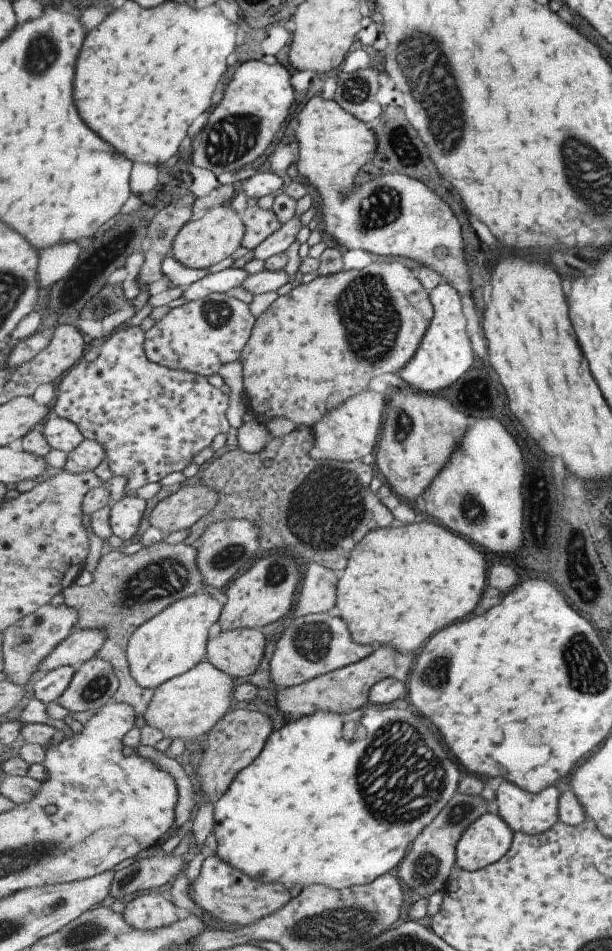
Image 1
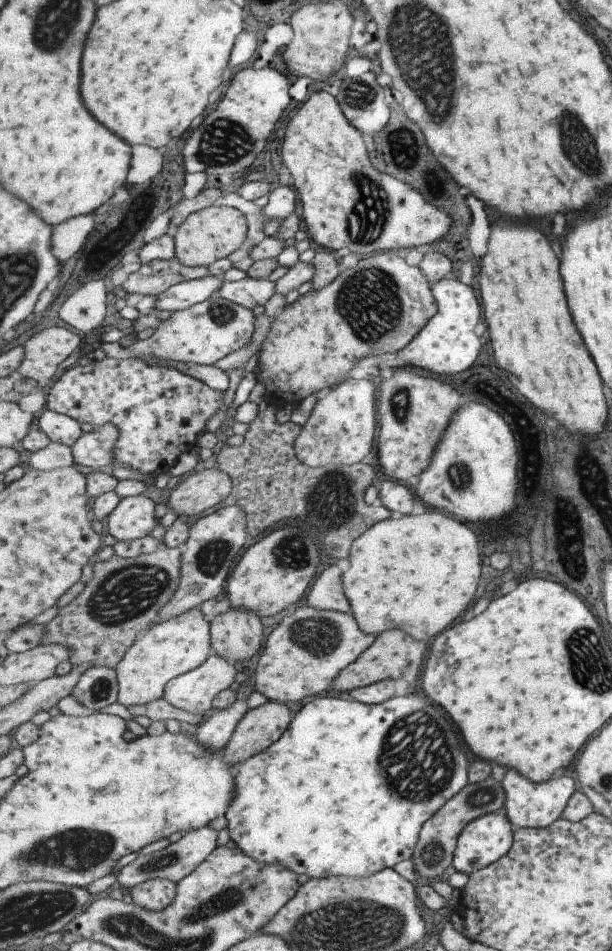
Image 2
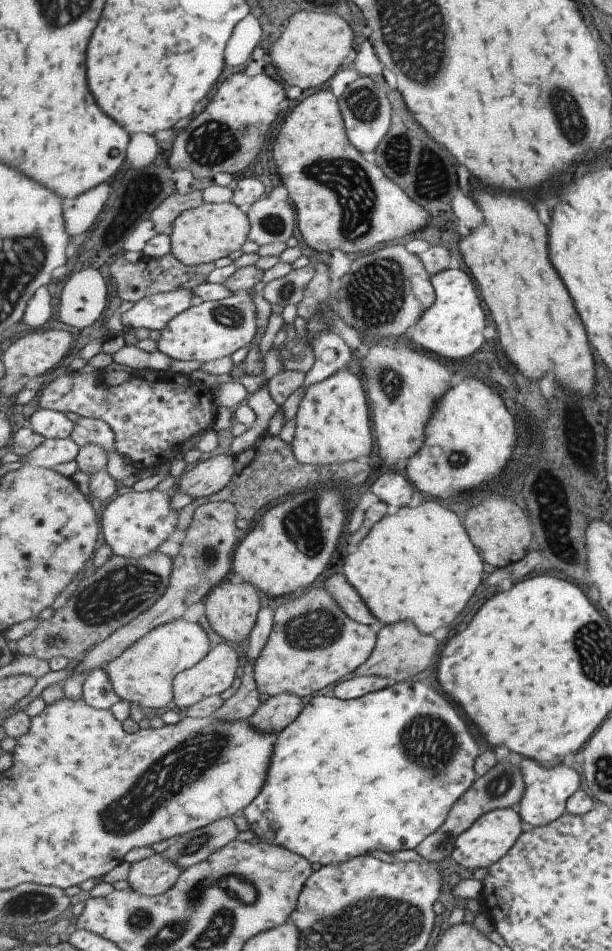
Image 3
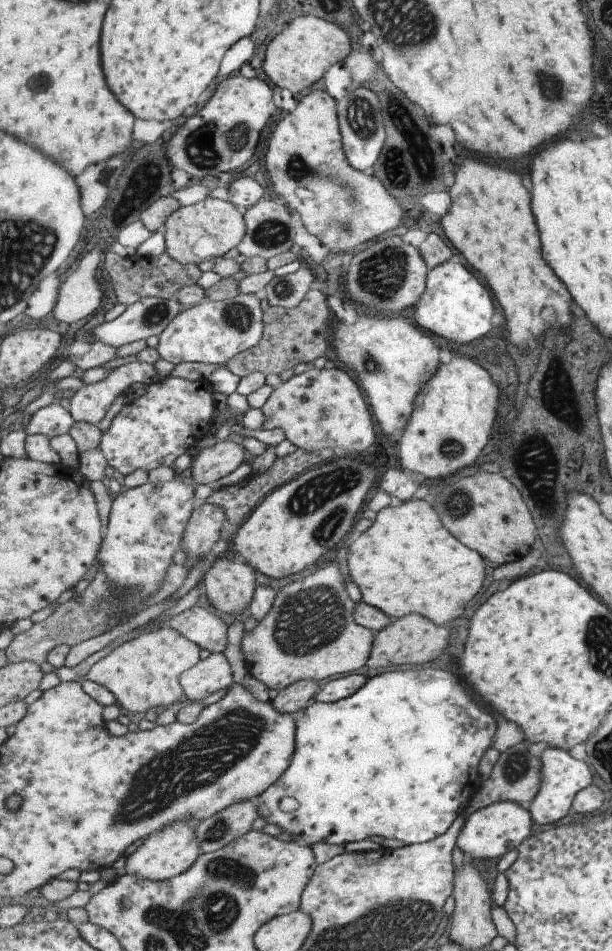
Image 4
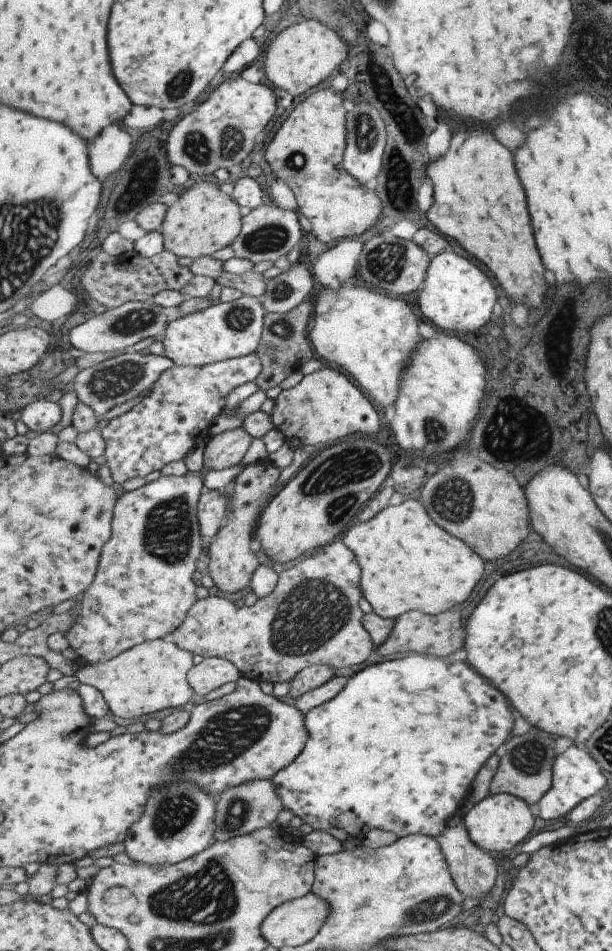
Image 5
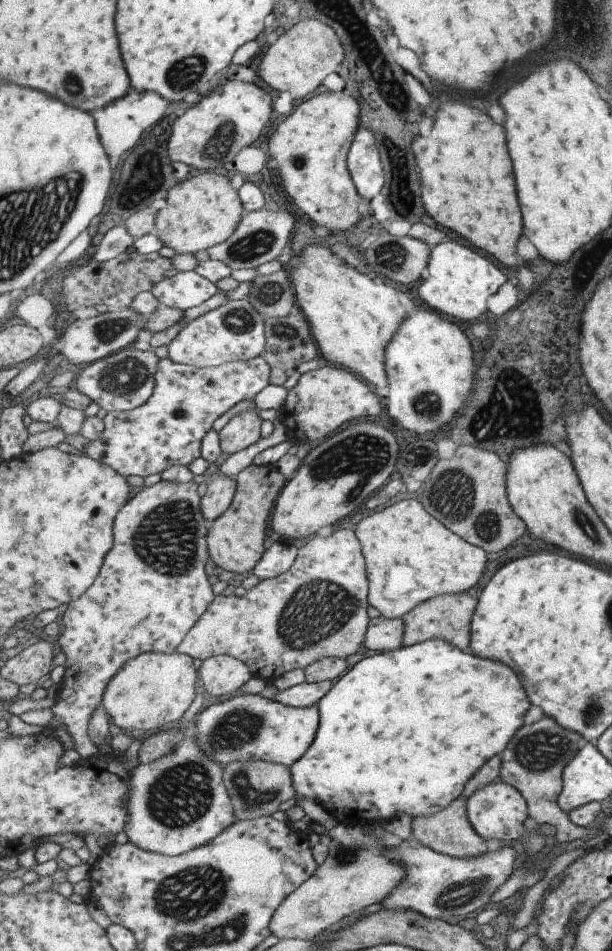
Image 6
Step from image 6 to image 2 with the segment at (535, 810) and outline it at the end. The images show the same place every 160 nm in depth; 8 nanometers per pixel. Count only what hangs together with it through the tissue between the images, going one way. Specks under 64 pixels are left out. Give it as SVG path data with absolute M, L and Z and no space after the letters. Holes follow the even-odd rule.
M488 778L480 783L471 784L465 787L455 798L452 798L432 820L428 820L421 829L420 842L411 858L413 868L430 881L443 876L443 872L448 871L449 866L453 866L458 847L458 840L464 832L464 828L470 822L479 817L505 812L506 792L502 782L495 782L493 778Z

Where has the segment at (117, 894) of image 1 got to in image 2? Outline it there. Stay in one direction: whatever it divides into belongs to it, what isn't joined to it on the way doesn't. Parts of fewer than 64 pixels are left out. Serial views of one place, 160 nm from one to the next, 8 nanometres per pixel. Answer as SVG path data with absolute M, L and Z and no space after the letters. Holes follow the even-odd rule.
M201 827L196 831L188 832L167 848L137 857L132 863L125 865L121 869L118 874L118 882L128 891L153 879L167 879L178 883L180 880L187 878L192 872L195 872L196 867L204 863L216 848L217 832L211 828Z

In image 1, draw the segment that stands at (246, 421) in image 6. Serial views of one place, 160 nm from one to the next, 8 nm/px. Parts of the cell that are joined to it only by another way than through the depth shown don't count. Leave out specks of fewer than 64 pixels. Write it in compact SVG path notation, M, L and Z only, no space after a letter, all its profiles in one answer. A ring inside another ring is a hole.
M202 482L187 486L159 501L150 512L148 522L164 536L187 530L217 508L218 493Z

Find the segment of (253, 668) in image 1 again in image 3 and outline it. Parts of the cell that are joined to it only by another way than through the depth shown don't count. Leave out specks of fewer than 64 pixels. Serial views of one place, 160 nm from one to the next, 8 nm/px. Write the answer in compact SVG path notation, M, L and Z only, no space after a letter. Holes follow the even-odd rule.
M233 576L211 592L209 600L206 600L205 615L211 630L224 638L225 642L243 642L245 638L251 638L251 631L256 627L261 609L259 591L241 577L235 580Z

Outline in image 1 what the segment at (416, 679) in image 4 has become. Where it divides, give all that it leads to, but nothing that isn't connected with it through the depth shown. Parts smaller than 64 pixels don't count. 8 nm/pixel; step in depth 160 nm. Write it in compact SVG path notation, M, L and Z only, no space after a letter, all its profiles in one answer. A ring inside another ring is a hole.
M363 707L343 716L331 711L317 711L294 723L287 723L273 732L257 760L254 760L253 764L237 775L229 790L214 804L214 836L216 838L214 853L227 864L263 885L282 884L288 889L293 886L305 888L317 884L325 884L332 889L360 887L377 880L385 873L395 872L401 861L408 855L416 838L437 818L437 815L448 806L455 796L455 792L459 788L459 780L461 780L459 766L451 758L451 750L443 748L443 738L437 732L437 728L429 720L415 716L409 708L407 710L401 710L401 708L371 710L371 708Z

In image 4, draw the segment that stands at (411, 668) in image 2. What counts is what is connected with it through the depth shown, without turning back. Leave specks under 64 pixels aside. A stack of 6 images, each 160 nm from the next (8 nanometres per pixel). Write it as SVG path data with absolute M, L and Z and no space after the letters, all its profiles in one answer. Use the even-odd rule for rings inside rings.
M412 613L395 619L392 624L376 634L373 644L372 655L369 658L370 668L391 668L391 666L413 666L413 664L427 664L437 660L451 642L451 631L453 628L448 623L446 626L439 626L425 616Z

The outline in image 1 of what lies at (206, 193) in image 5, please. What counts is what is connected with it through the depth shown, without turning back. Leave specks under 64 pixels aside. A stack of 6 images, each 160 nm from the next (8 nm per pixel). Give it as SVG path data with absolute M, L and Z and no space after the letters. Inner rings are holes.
M219 205L207 212L203 218L193 218L179 231L172 244L172 256L193 270L211 268L213 264L233 256L241 248L245 233L243 215L231 207Z

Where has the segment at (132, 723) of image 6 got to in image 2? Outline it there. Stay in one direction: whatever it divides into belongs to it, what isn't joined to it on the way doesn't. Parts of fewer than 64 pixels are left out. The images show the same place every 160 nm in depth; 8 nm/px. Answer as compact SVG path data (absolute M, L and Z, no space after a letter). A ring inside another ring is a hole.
M195 607L183 615L151 625L137 637L116 668L120 684L118 703L128 708L163 699L165 687L173 679L199 668L213 654L212 625L203 615Z

